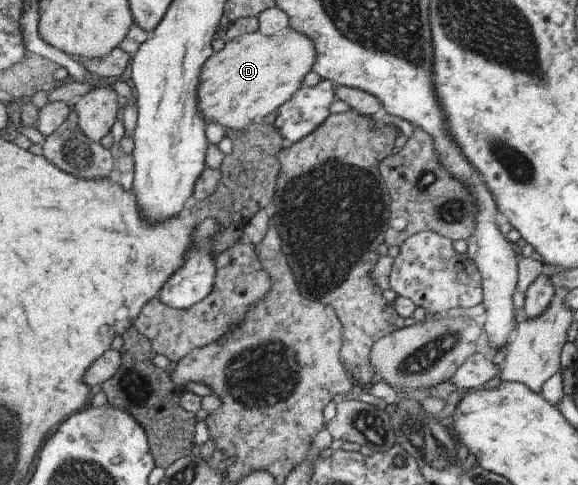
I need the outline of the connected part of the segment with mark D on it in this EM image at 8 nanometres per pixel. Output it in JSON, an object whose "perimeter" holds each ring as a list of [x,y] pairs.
{"perimeter":[[[289,29],[274,37],[268,37],[259,30],[257,33],[247,33],[228,40],[226,47],[210,58],[202,72],[199,95],[207,122],[218,122],[225,130],[244,131],[251,128],[257,120],[267,118],[271,112],[278,111],[288,100],[294,98],[297,91],[303,88],[305,76],[314,70],[318,60],[317,42],[298,30]]]}

